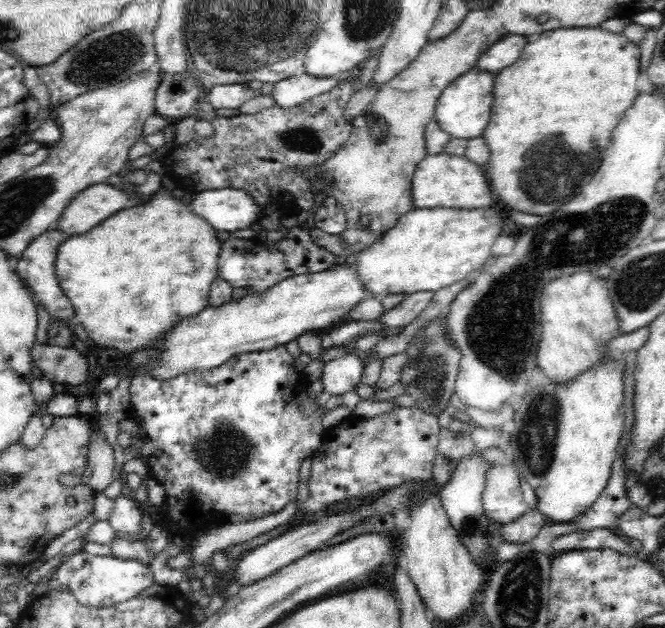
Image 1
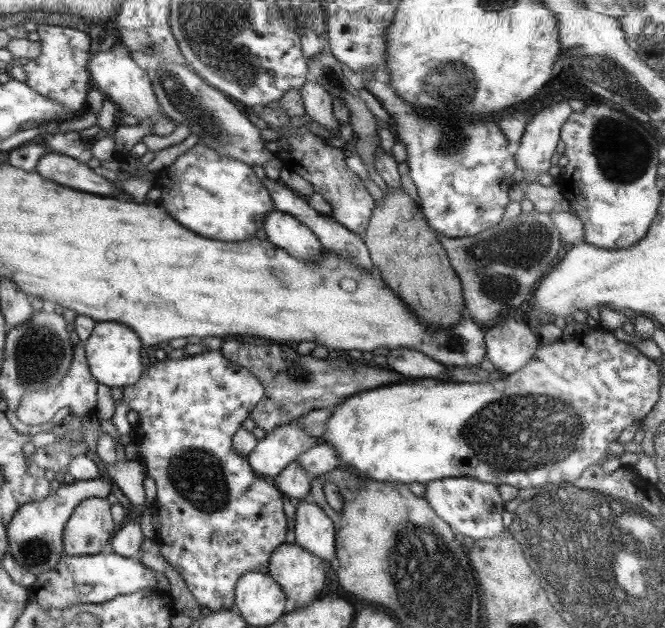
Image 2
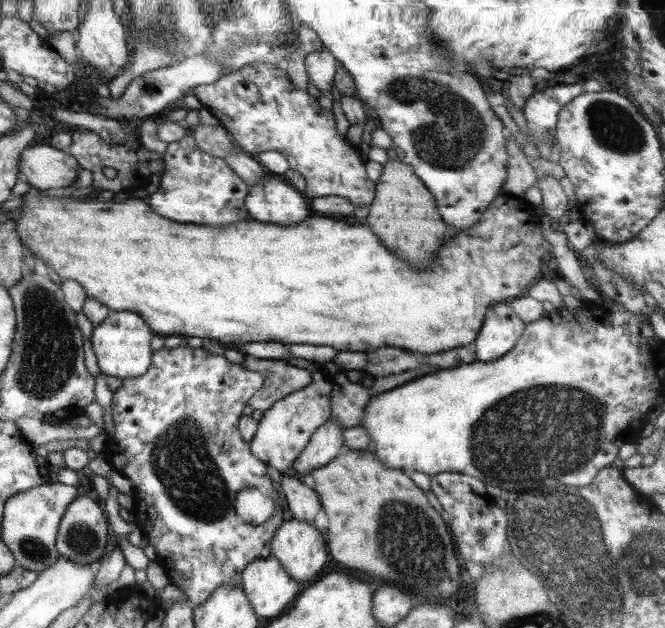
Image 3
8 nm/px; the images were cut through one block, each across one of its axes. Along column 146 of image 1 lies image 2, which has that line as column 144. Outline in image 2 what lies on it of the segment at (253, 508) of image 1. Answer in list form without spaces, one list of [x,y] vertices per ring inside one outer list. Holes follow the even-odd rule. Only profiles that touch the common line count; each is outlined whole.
[[[209,337],[200,344],[207,347],[207,351],[202,353],[184,356],[180,359],[157,360],[152,365],[147,365],[144,374],[140,380],[132,386],[122,387],[122,398],[116,403],[124,402],[130,410],[138,414],[138,425],[140,426],[140,437],[136,445],[138,446],[137,459],[146,465],[147,476],[150,476],[156,484],[155,501],[151,505],[153,510],[158,512],[160,528],[157,531],[155,541],[160,547],[162,556],[171,564],[174,571],[184,579],[188,590],[194,595],[194,598],[203,607],[211,610],[230,609],[235,606],[235,588],[238,579],[248,572],[269,573],[269,564],[271,554],[285,542],[286,528],[288,528],[287,516],[284,514],[282,503],[283,496],[275,485],[266,482],[262,475],[256,476],[256,471],[252,470],[248,462],[248,457],[240,456],[232,448],[232,440],[236,431],[242,428],[242,422],[251,416],[253,407],[264,396],[265,388],[262,383],[249,372],[248,369],[238,366],[223,357],[221,353],[221,344],[223,340],[215,337]]]

